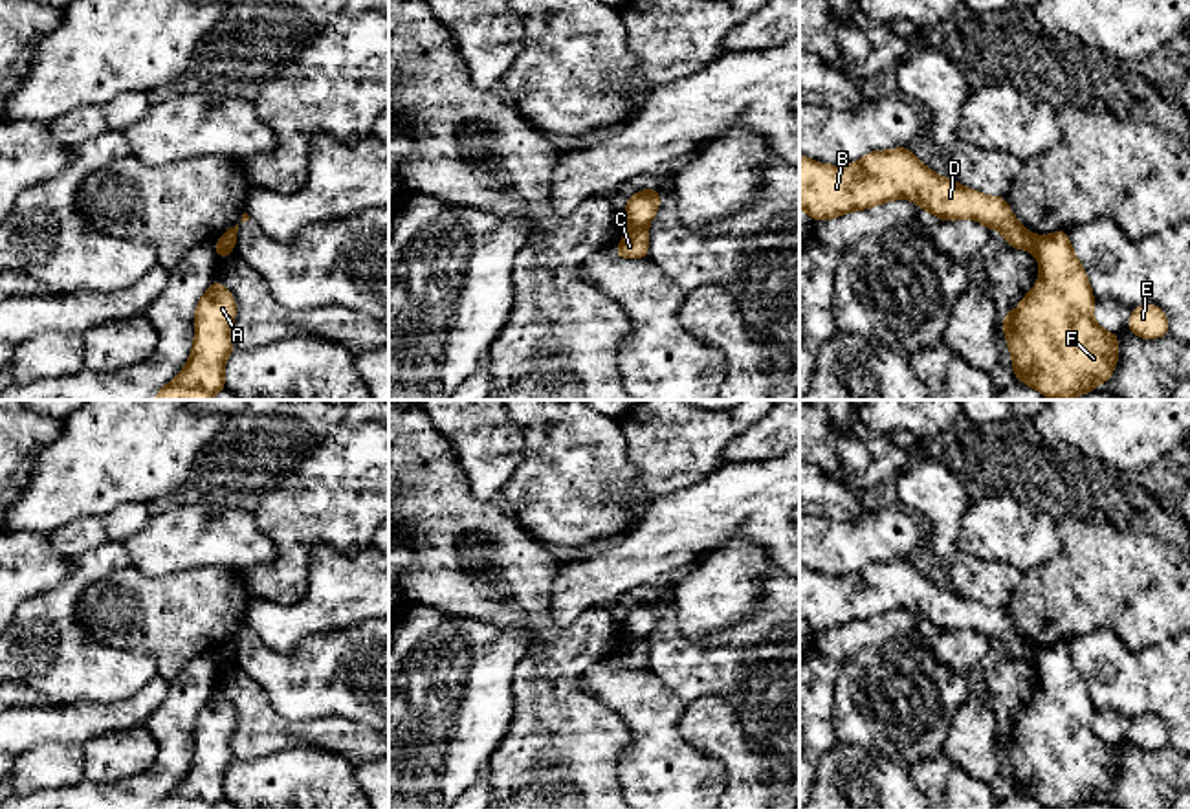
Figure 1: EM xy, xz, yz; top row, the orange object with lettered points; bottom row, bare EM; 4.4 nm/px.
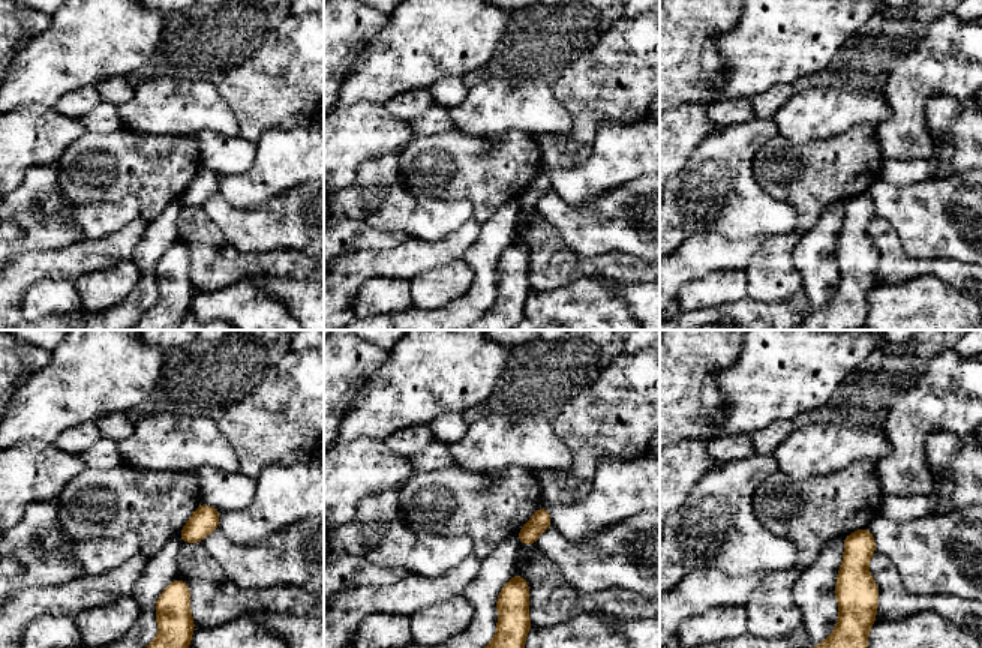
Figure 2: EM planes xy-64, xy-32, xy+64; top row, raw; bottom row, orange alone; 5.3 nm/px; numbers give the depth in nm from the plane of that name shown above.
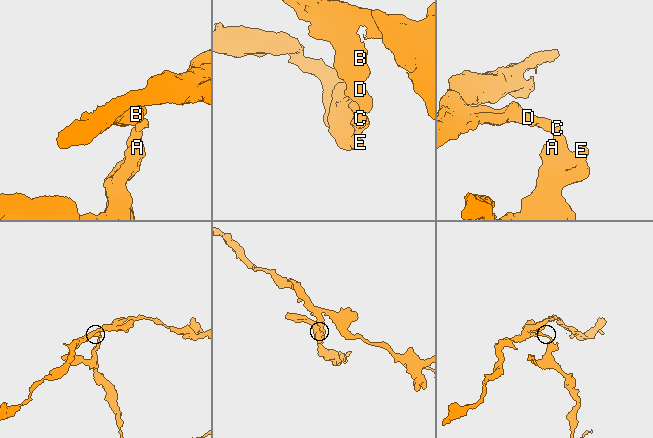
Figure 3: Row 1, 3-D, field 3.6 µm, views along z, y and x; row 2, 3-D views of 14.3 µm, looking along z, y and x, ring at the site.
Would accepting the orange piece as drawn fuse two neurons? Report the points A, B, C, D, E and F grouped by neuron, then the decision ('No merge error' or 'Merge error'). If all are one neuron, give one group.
Groups: A C E F / B D. Merge error

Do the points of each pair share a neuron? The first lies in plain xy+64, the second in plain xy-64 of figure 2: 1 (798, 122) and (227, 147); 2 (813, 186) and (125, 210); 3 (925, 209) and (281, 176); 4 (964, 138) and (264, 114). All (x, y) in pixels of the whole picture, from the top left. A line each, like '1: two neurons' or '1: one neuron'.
1: two neurons
2: two neurons
3: two neurons
4: two neurons

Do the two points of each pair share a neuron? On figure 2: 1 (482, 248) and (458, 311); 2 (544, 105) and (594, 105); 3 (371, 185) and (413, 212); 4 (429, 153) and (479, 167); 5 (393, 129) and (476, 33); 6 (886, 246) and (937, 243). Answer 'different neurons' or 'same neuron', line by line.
1: same neuron
2: different neurons
3: same neuron
4: same neuron
5: different neurons
6: different neurons

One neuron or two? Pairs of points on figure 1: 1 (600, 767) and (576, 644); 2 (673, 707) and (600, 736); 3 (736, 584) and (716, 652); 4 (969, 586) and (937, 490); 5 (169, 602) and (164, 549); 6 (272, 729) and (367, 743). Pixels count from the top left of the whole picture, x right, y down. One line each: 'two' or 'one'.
1: one
2: two
3: two
4: one
5: two
6: one

